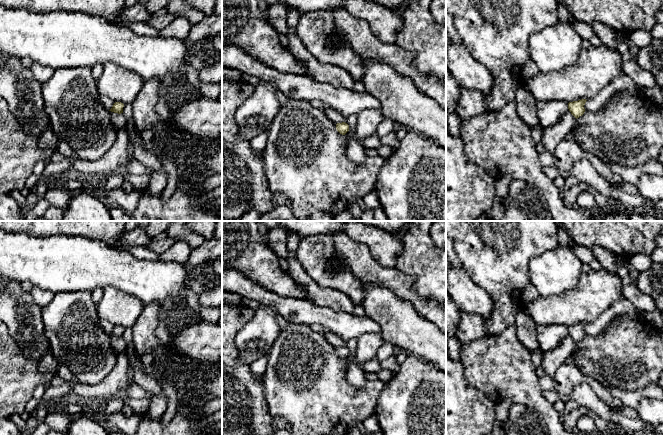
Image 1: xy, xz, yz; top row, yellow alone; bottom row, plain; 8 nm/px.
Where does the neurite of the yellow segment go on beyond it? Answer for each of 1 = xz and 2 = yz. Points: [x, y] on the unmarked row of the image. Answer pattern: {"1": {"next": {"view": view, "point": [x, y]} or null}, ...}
{"1": {"next": null}, "2": {"next": null}}

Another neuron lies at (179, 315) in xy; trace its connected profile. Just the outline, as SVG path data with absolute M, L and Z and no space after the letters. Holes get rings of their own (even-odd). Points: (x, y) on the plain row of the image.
M184 302L174 303L169 310L160 310L159 321L165 323L169 332L180 330L188 324L194 324L202 320L199 311L193 311Z

